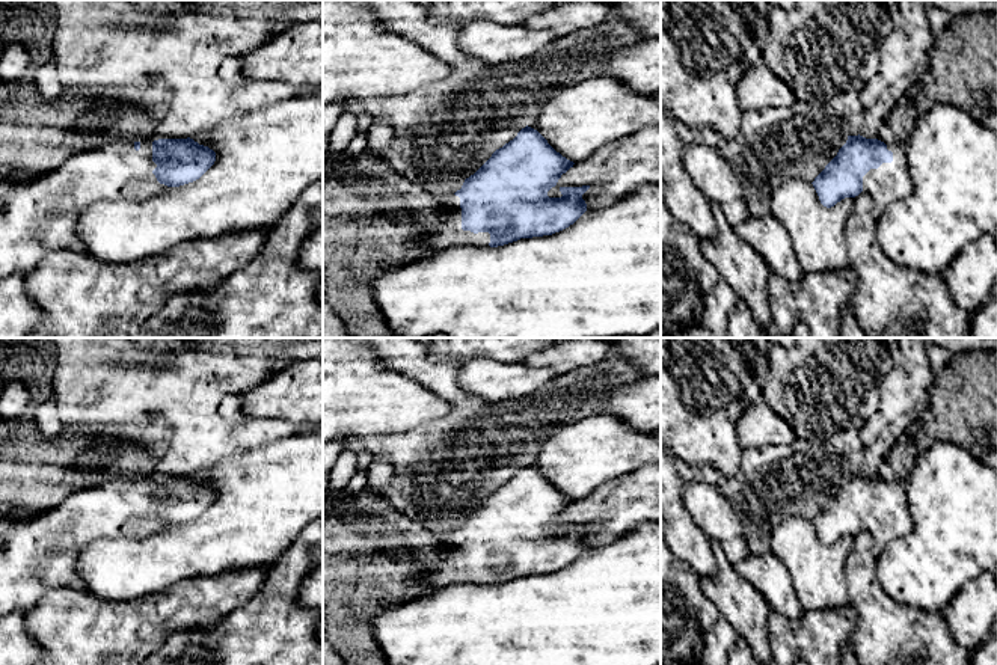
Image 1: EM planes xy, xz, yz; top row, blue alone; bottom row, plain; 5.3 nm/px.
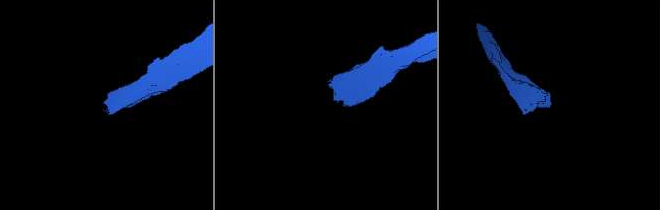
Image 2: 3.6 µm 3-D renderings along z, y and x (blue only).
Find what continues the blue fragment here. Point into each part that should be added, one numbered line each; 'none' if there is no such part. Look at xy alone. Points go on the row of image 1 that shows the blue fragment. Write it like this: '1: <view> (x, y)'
1: xy (38, 216)

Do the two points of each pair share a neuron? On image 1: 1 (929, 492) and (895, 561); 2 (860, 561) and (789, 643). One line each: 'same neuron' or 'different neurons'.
1: same neuron
2: different neurons

